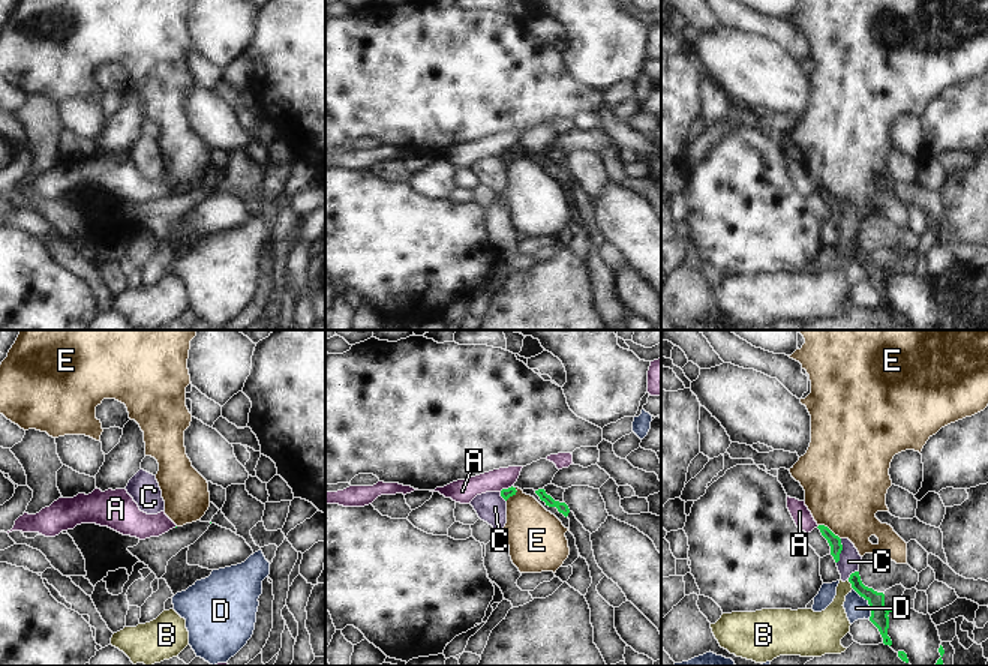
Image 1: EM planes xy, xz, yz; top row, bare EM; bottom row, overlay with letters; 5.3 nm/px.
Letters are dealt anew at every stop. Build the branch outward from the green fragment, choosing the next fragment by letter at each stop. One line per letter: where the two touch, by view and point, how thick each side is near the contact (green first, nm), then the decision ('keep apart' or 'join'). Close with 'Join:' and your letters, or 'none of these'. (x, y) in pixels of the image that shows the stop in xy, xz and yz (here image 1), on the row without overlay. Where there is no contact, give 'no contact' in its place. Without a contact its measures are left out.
A: xz (505, 153) | 60/130 nm | keep apart
B: yz (852, 249) | 100/190 nm | keep apart
C: yz (841, 213) | 70/110 nm | keep apart
D: yz (868, 267) | 100/130 nm | keep apart
E: yz (828, 192) | 70/440 nm | keep apart
Join: none of these

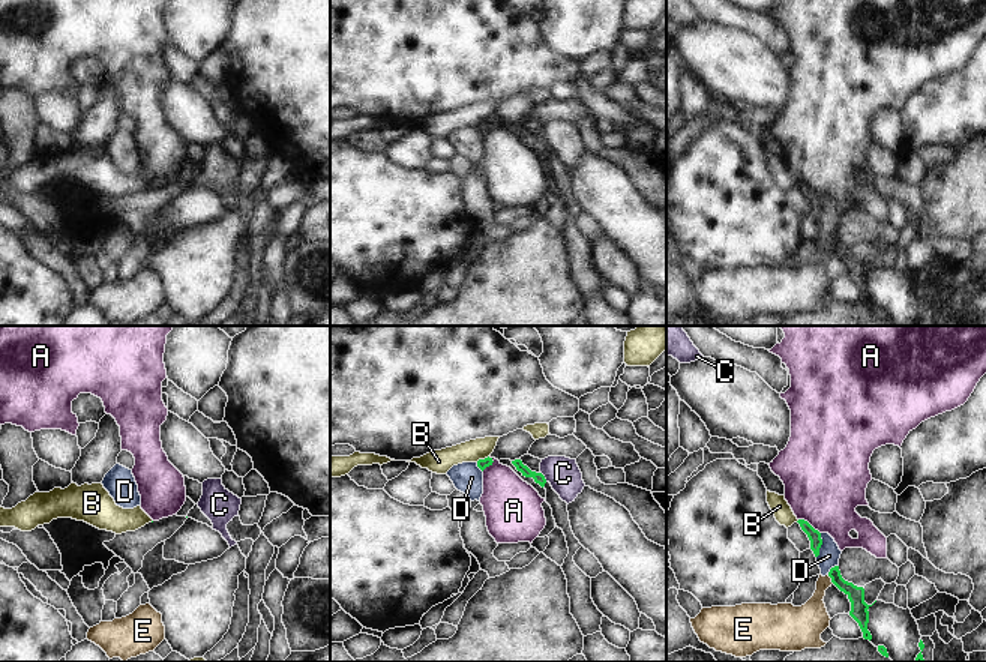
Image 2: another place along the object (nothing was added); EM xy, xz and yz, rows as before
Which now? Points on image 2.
A: yz (808, 186) | 70/440 nm | keep apart
B: xz (482, 123) | 60/130 nm | keep apart
C: xz (544, 140) | 60/180 nm | keep apart
D: yz (821, 207) | 70/110 nm | keep apart
E: yz (832, 243) | 100/190 nm | keep apart
Join: none of these

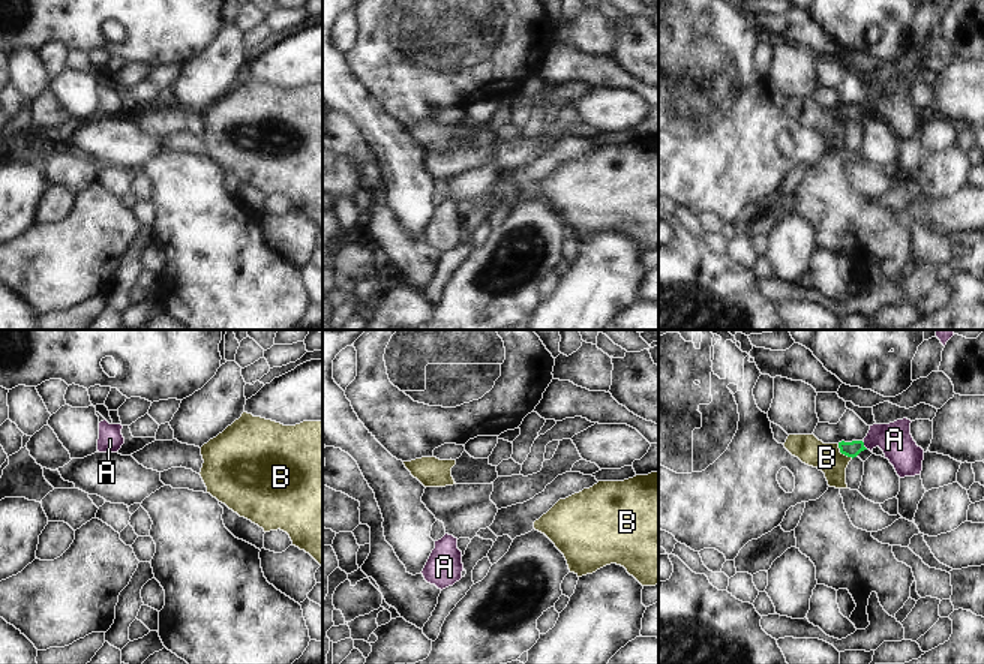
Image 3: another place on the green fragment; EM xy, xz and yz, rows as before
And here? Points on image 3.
A: yz (863, 110) | 80/180 nm | join
B: yz (843, 117) | 80/160 nm | keep apart
Join: A

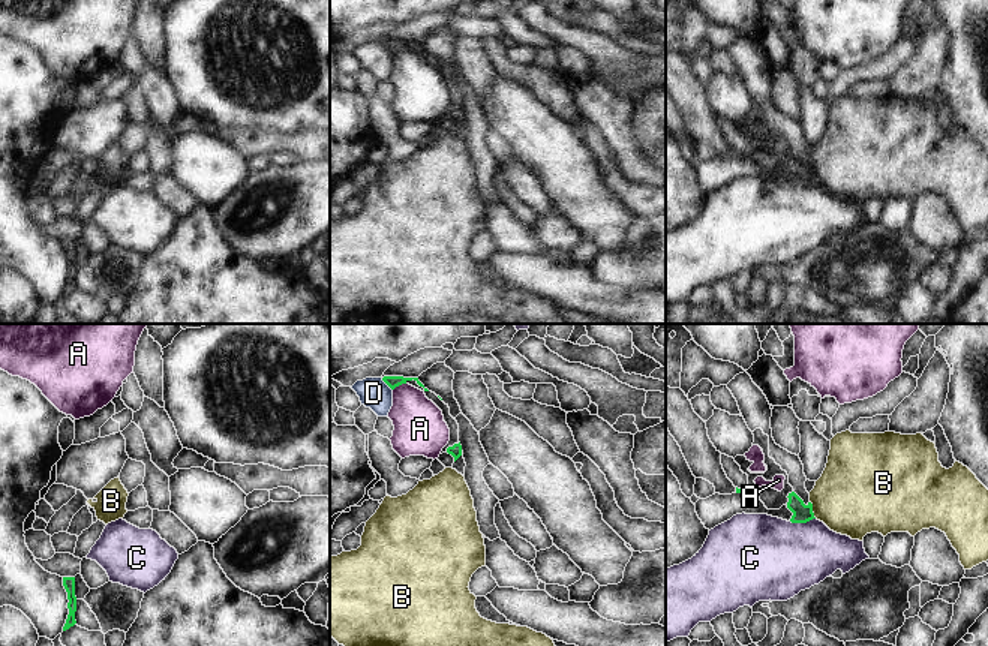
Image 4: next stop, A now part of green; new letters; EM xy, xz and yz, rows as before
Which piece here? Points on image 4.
A: xz (399, 48) | 60/280 nm | keep apart
B: yz (811, 174) | 100/420 nm | keep apart
C: yz (802, 186) | 100/440 nm | keep apart
D: xz (386, 47) | 60/170 nm | keep apart
Join: none of these

